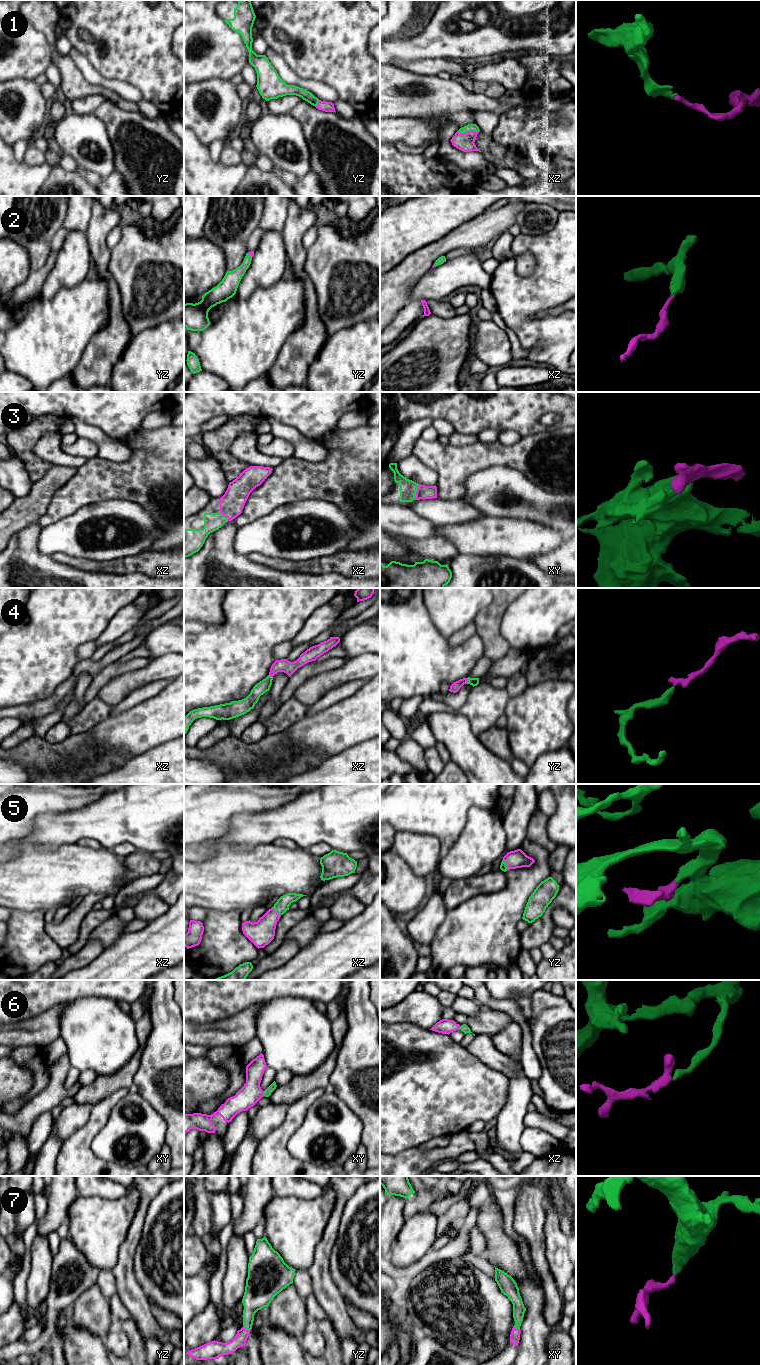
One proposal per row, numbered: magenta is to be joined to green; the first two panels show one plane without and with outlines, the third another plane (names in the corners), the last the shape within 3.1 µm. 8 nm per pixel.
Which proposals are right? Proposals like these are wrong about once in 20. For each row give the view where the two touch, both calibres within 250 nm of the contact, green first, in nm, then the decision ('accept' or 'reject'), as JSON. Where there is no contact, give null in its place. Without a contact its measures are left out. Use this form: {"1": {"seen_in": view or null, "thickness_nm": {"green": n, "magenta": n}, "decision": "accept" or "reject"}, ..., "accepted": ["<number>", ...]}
{"1": {"seen_in": "xz", "thickness_nm": {"green": 60, "magenta": 140}, "decision": "accept"}, "2": {"seen_in": "yz", "thickness_nm": {"green": 130, "magenta": 40}, "decision": "accept"}, "3": {"seen_in": "xy", "thickness_nm": {"green": 140, "magenta": 110}, "decision": "accept"}, "4": {"seen_in": "yz", "thickness_nm": {"green": 60, "magenta": 70}, "decision": "accept"}, "5": {"seen_in": "yz", "thickness_nm": {"green": 60, "magenta": 140}, "decision": "accept"}, "6": {"seen_in": "xy", "thickness_nm": {"green": 60, "magenta": 170}, "decision": "accept"}, "7": {"seen_in": "yz", "thickness_nm": {"green": 190, "magenta": 100}, "decision": "accept"}, "accepted": ["1", "2", "3", "4", "5", "6", "7"]}

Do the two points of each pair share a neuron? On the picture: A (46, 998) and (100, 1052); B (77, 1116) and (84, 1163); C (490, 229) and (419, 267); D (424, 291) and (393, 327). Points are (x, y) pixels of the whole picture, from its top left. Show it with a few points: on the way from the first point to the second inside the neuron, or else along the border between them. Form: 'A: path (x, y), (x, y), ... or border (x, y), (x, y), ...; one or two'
A: border (88, 996), (76, 998), (66, 1003); two
B: border (92, 1108), (89, 1119), (64, 1141); two
C: path (472, 235), (456, 238), (437, 249); one
D: border (420, 300), (409, 301); two

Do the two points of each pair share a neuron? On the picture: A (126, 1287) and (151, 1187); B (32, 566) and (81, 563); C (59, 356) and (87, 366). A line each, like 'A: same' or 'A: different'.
A: same
B: different
C: different

